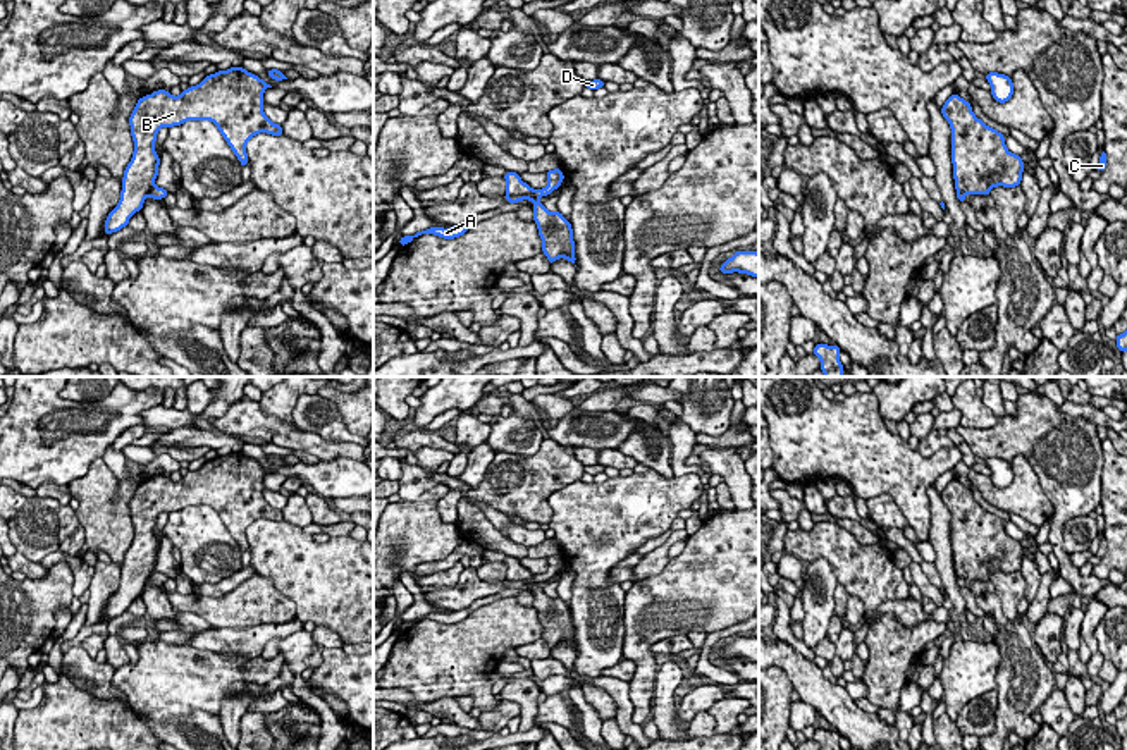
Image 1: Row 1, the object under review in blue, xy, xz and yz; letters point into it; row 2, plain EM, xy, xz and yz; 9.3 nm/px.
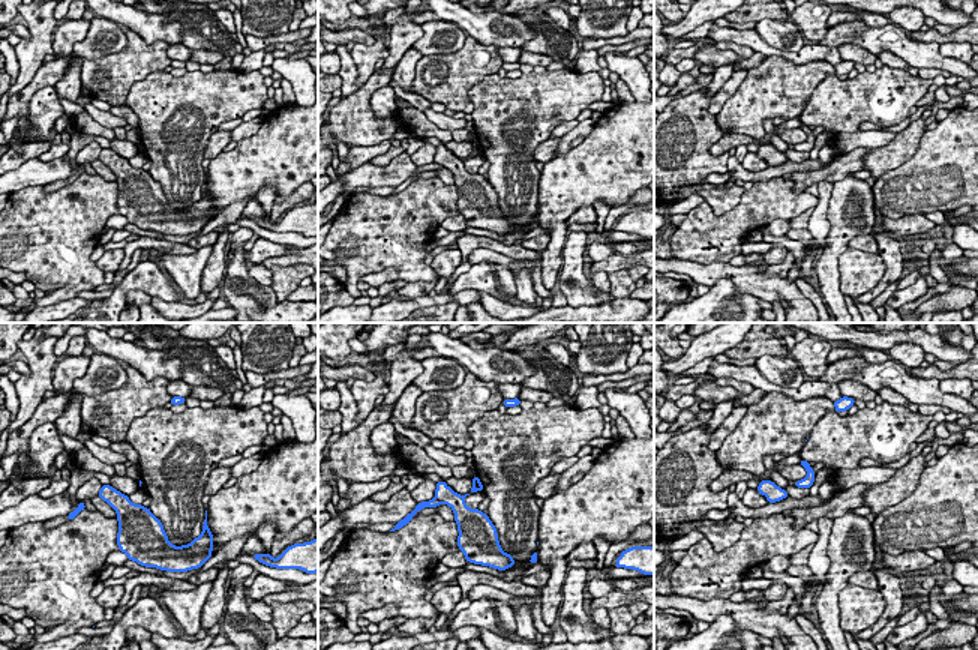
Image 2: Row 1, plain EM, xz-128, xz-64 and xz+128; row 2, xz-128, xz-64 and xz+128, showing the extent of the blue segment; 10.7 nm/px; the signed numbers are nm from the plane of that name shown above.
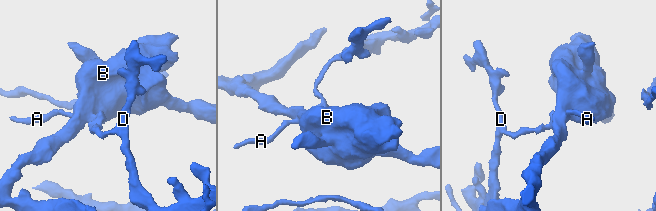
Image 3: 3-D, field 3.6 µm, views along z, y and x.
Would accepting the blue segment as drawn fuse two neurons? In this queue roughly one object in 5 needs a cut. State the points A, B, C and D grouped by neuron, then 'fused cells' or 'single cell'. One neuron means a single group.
groups A D / B C; fused cells

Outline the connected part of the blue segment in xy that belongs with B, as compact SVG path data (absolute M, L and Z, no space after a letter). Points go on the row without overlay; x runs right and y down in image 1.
M231 452L206 461L179 482L158 475L138 485L129 501L134 526L132 544L122 562L117 592L105 606L105 619L120 616L129 604L141 597L146 580L155 571L160 544L155 537L157 518L162 513L181 511L188 506L210 506L217 511L241 552L248 545L246 528L260 519L282 521L282 511L274 509L263 497L263 476L272 473L243 452Z

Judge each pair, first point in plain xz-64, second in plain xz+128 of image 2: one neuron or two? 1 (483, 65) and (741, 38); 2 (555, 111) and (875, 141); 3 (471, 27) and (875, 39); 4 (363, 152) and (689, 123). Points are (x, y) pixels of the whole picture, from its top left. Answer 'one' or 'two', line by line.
1: two
2: two
3: one
4: two

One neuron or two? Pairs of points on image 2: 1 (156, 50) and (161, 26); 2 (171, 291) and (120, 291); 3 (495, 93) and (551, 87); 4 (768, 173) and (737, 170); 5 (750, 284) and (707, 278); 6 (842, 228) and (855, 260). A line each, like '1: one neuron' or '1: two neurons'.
1: two neurons
2: one neuron
3: one neuron
4: one neuron
5: one neuron
6: two neurons

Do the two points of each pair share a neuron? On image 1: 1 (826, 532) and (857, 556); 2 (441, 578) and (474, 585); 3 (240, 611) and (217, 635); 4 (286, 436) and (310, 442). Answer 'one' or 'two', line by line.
1: one
2: two
3: two
4: one

